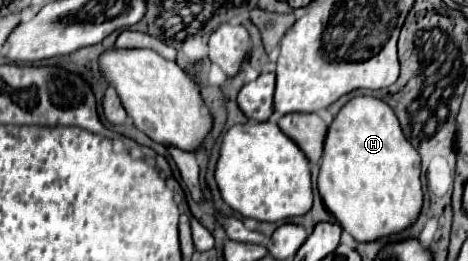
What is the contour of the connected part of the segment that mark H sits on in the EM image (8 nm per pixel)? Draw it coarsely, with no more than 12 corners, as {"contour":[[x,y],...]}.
{"contour":[[354,97],[326,135],[318,191],[358,243],[424,203],[420,155],[386,103]]}

